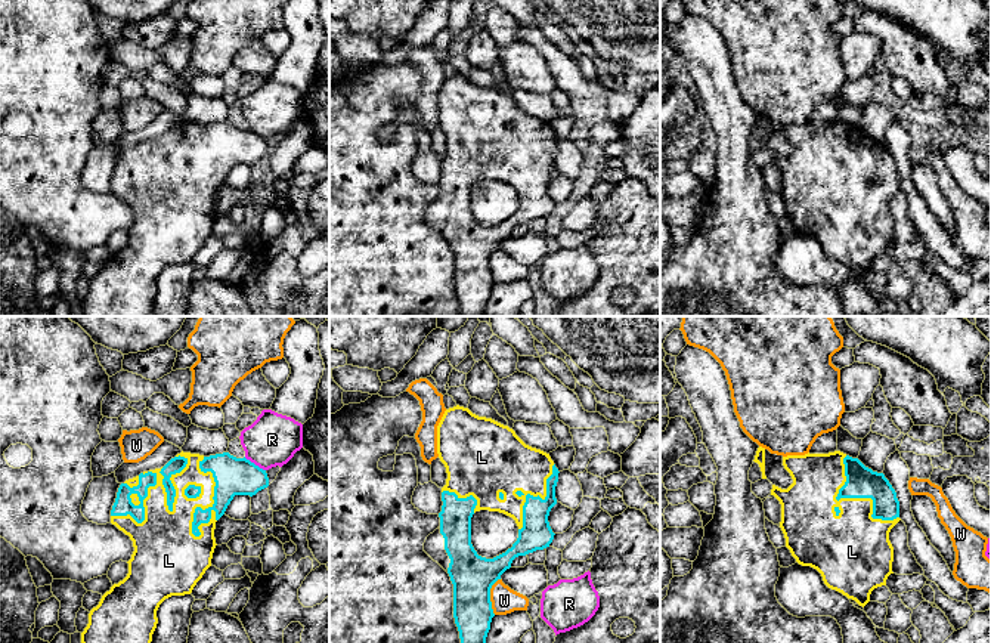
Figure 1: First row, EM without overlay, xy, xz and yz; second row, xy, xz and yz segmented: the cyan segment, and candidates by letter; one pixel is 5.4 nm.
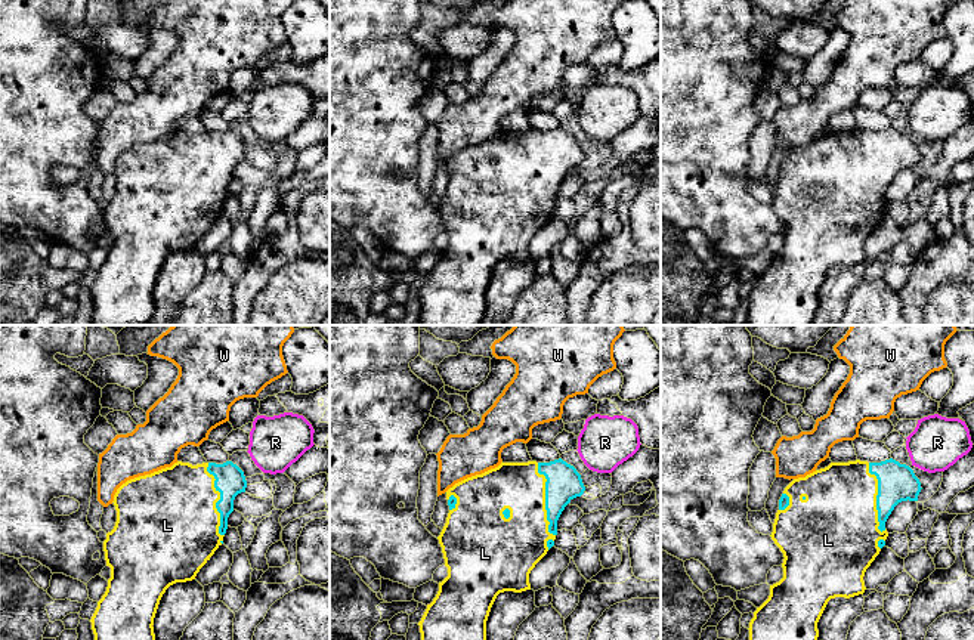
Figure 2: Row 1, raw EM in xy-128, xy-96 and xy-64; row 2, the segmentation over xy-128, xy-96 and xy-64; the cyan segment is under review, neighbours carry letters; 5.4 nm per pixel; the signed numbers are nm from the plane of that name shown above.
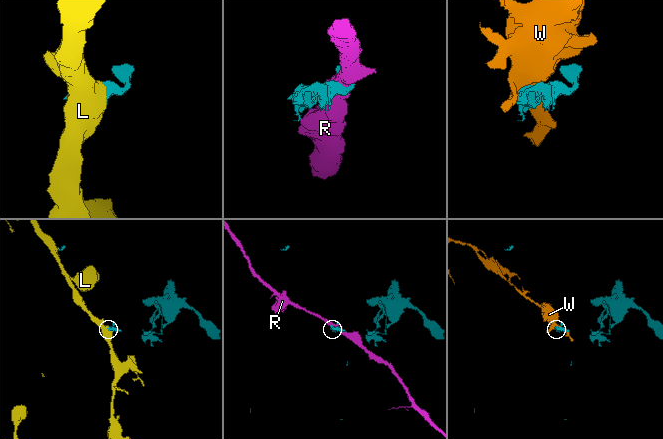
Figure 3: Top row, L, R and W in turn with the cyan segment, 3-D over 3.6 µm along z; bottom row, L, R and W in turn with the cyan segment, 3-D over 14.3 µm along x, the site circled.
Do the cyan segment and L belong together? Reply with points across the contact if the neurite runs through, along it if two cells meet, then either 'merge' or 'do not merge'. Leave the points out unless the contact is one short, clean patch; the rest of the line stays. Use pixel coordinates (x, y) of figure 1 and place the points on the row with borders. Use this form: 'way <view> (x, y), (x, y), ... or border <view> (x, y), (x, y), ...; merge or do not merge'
merge

